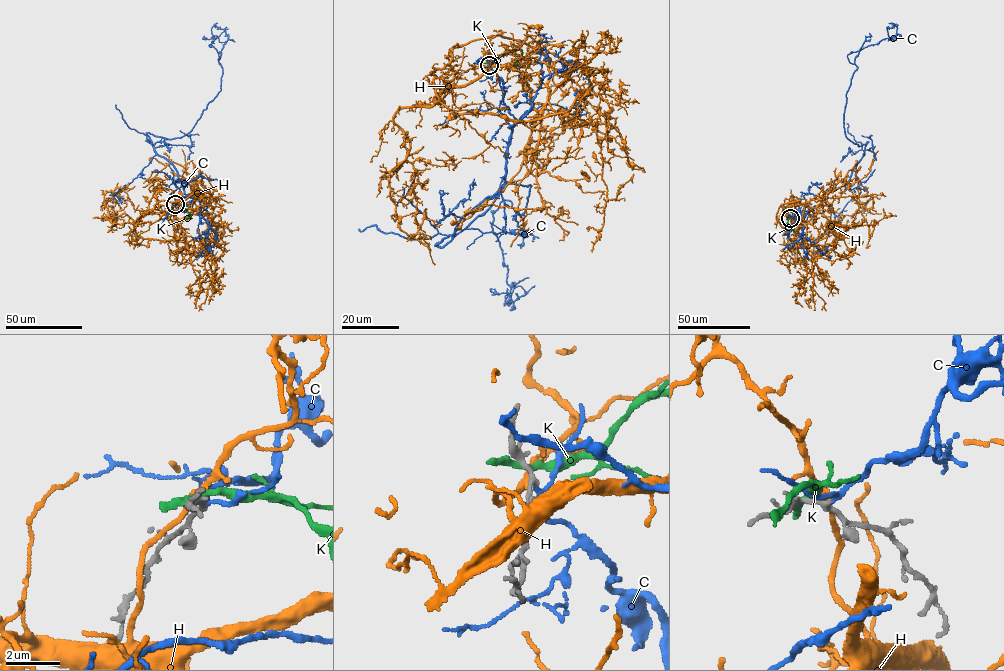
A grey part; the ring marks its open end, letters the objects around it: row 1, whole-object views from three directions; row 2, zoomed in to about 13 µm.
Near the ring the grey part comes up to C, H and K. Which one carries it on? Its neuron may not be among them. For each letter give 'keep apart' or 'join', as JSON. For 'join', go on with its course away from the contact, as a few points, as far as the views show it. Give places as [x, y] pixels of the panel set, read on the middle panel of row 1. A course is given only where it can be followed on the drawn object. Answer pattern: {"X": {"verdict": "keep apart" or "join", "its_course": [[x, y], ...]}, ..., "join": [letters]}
{"C": {"verdict": "join", "its_course": [[489, 66], [517, 120], [504, 186], [436, 244], [505, 182], [531, 186], [491, 228], [504, 305], [527, 293]]}, "H": {"verdict": "keep apart"}, "K": {"verdict": "keep apart"}, "join": ["C"]}

